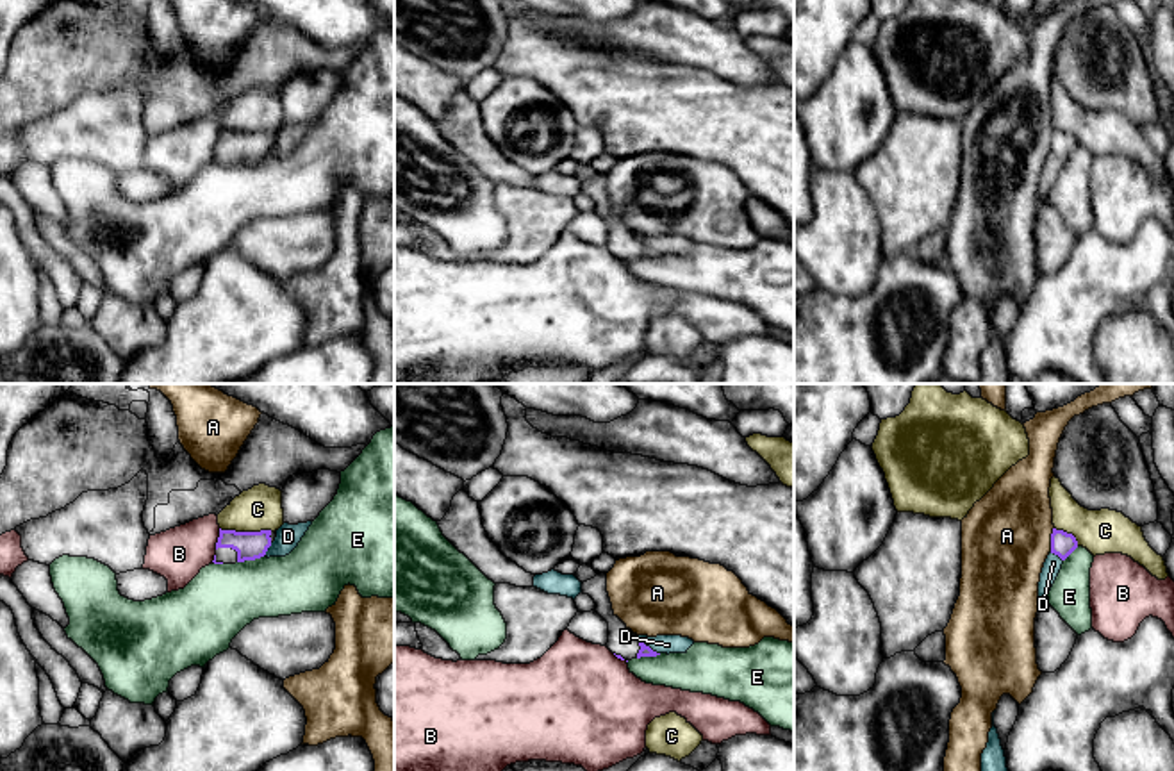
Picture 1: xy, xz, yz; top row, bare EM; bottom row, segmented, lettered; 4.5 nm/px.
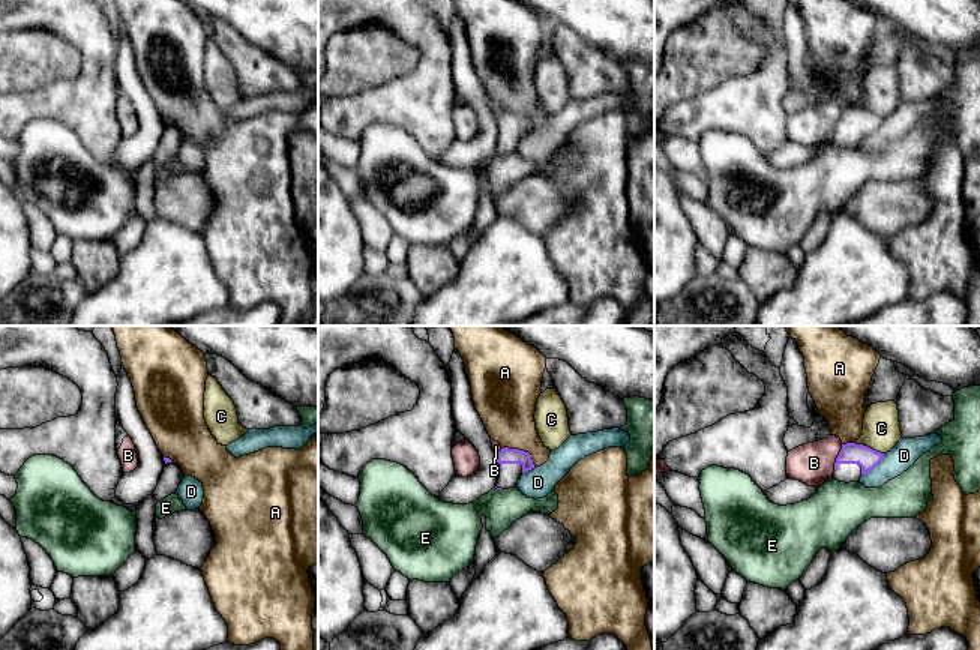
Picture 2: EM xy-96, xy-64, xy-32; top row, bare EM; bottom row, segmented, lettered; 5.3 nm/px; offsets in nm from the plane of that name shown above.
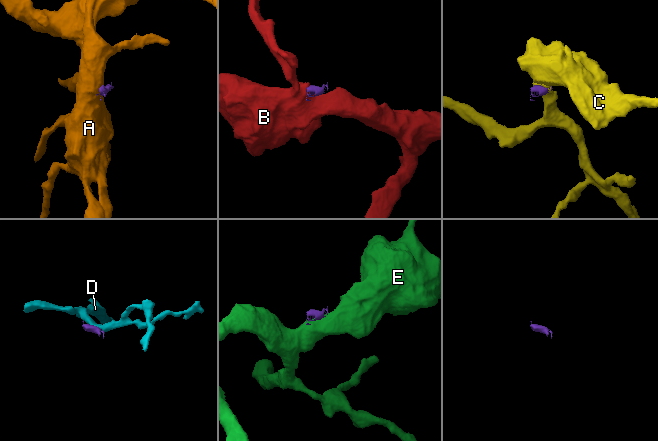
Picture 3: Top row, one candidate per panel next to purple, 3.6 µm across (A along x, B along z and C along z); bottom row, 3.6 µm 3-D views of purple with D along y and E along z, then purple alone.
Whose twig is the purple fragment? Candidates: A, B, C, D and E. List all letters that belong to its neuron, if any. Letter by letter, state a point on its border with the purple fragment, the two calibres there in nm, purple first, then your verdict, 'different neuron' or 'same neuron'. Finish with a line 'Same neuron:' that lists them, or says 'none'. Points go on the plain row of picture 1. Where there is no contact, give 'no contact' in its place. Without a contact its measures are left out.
A: yz (1051, 140) | 110/400 nm | different neuron
B: xy (218, 140) | 130/240 nm | different neuron
C: xy (247, 132) | 130/190 nm | different neuron
D: xz (648, 247) | 50/80 nm | different neuron
E: xy (250, 159) | 130/320 nm | different neuron
Same neuron: none

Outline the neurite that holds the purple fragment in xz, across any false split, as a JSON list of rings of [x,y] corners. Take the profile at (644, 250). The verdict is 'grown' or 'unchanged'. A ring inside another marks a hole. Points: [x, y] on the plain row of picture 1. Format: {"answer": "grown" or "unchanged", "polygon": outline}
{"answer": "grown", "polygon": [[[598,173],[594,178],[582,184],[582,193],[589,195],[596,203],[596,212],[608,223],[607,248],[621,261],[641,257],[657,257],[660,253],[646,246],[612,211],[607,193],[607,173]]]}

